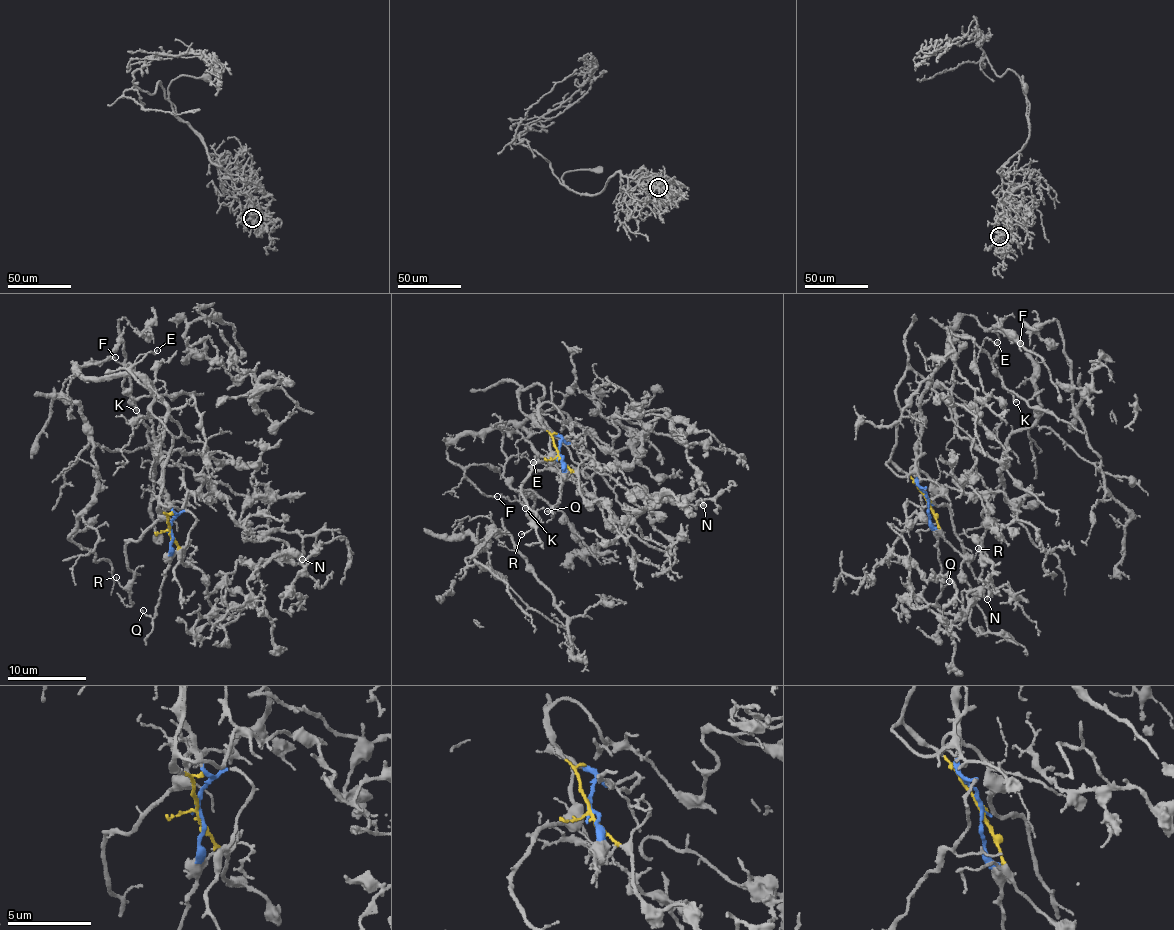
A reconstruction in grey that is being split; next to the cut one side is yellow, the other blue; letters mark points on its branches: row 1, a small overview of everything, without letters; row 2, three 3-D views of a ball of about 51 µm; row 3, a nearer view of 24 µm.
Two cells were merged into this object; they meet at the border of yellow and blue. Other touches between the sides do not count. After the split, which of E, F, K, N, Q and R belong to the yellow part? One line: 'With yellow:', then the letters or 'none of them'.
With yellow: N

